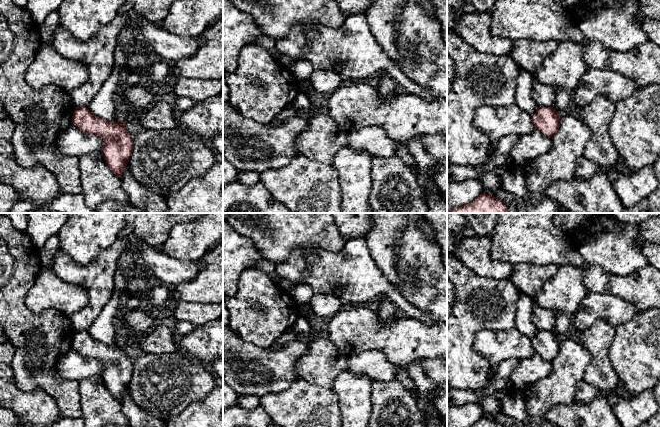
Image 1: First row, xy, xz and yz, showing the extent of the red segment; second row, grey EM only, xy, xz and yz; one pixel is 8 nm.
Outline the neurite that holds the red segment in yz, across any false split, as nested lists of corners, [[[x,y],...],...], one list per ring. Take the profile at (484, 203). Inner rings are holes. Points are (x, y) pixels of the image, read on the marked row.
[[[485,192],[481,193],[472,202],[454,208],[447,213],[510,213],[504,201]]]

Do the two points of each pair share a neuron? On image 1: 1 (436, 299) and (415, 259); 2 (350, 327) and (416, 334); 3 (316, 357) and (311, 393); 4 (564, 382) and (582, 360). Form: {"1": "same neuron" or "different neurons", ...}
{"1": "same neuron", "2": "same neuron", "3": "different neurons", "4": "same neuron"}

